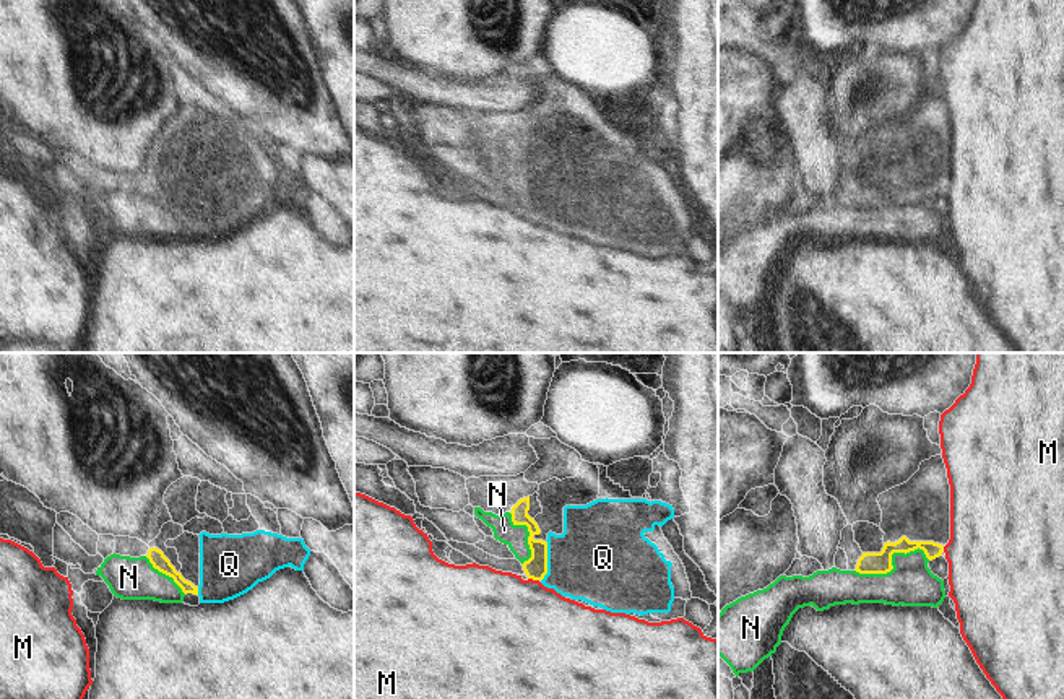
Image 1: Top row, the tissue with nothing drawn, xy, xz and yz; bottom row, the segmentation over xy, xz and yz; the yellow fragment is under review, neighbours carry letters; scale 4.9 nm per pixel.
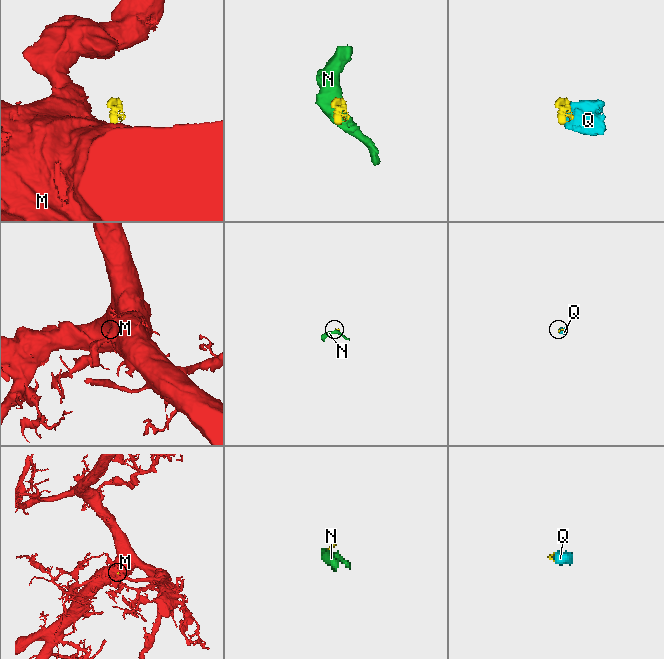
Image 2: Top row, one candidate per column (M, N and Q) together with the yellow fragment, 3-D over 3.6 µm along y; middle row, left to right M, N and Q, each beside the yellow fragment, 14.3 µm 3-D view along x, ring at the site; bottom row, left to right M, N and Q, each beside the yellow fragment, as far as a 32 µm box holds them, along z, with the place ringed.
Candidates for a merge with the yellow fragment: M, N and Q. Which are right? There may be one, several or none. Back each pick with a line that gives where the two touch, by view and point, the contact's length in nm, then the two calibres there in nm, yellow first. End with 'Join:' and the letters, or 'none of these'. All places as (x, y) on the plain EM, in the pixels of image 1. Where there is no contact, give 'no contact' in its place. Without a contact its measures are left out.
N: yz (890, 197) | 380 nm | 110/220 nm
Join: N

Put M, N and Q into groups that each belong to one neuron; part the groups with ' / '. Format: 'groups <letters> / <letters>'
groups M Q / N

